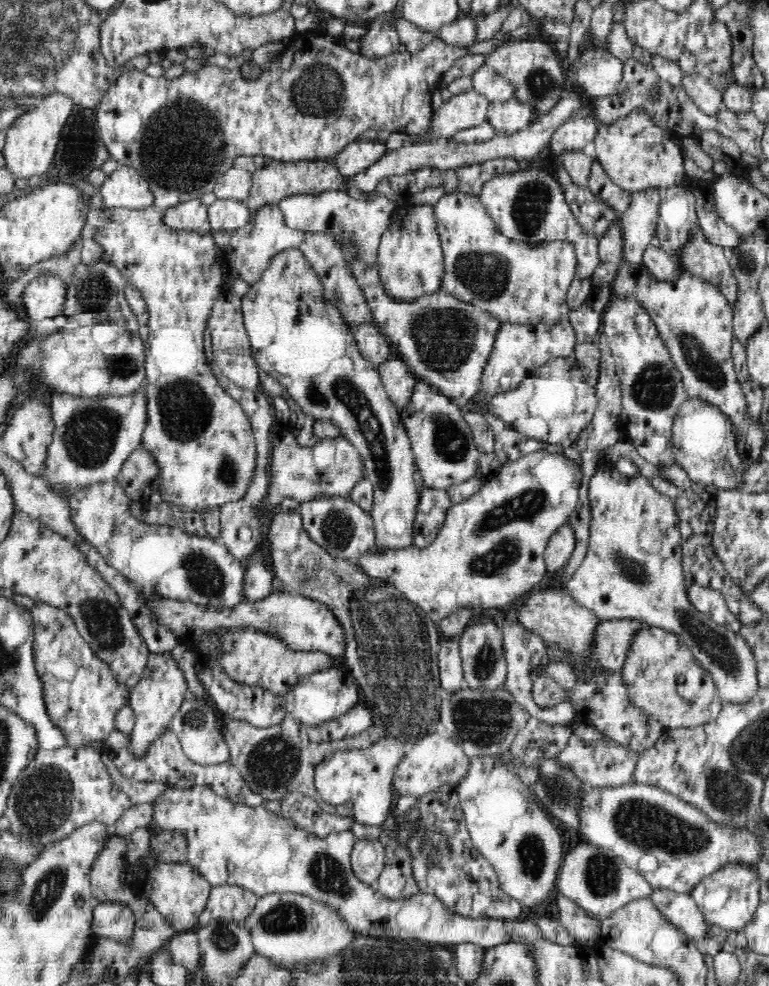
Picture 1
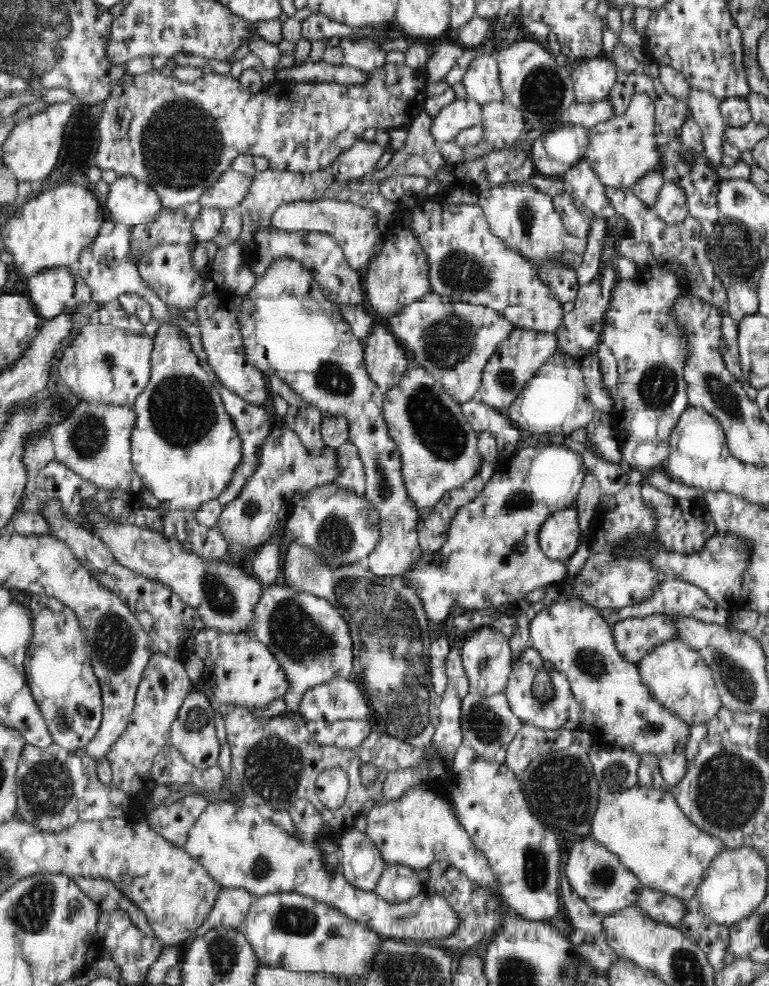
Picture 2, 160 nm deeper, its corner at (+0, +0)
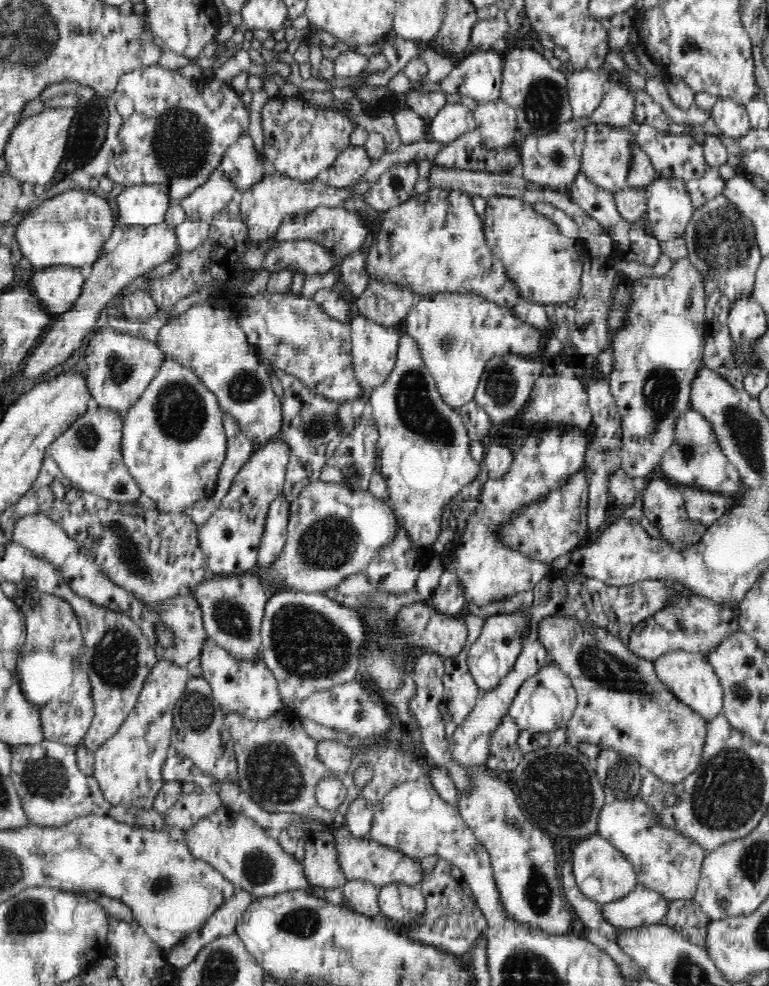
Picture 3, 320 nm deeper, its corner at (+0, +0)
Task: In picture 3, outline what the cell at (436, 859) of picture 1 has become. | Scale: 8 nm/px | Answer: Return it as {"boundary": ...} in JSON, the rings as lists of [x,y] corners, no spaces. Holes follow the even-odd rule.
{"boundary":[[[438,862],[419,886],[425,898],[424,914],[427,919],[422,926],[405,928],[399,933],[410,940],[433,946],[452,955],[464,955],[465,952],[470,952],[470,948],[484,938],[485,931],[488,930],[488,921],[459,868],[446,862]]]}

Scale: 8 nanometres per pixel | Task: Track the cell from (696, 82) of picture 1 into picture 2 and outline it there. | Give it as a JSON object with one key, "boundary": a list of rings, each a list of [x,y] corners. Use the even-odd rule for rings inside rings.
{"boundary":[[[690,88],[688,101],[693,118],[702,130],[703,154],[715,166],[722,165],[724,130],[727,123],[720,110],[721,100],[710,91]]]}

